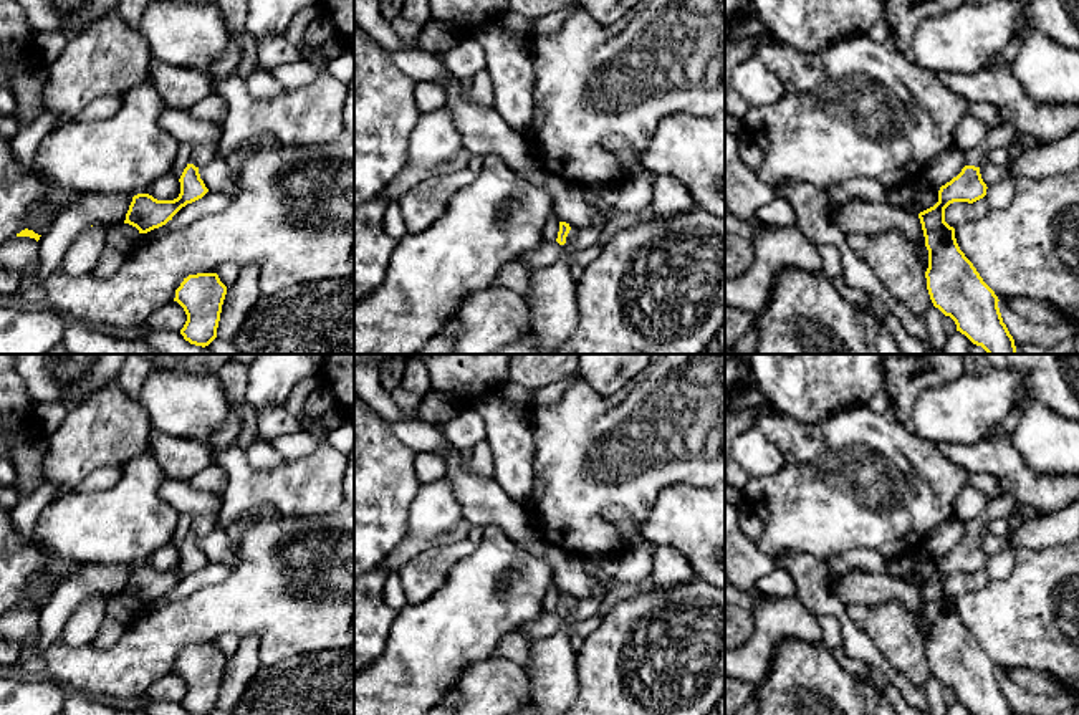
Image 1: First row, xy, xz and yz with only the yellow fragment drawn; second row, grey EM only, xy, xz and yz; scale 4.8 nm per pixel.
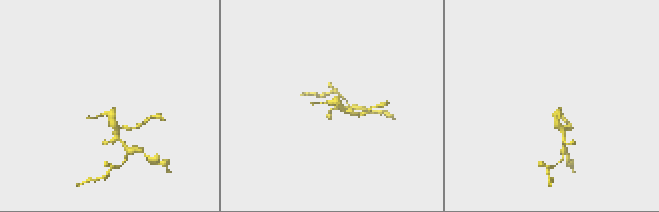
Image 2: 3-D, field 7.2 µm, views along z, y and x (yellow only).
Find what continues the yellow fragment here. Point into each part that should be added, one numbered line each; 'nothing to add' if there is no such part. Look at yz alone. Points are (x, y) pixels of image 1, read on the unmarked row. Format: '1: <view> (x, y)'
1: yz (1002, 507)

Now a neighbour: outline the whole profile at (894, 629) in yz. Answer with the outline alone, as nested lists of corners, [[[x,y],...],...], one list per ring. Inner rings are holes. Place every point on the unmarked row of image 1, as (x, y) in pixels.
[[[894,601],[877,606],[851,604],[846,609],[892,669],[922,690],[933,674],[918,616]]]

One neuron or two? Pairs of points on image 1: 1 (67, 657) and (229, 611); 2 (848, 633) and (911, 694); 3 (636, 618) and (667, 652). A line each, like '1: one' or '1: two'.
1: one
2: one
3: one

